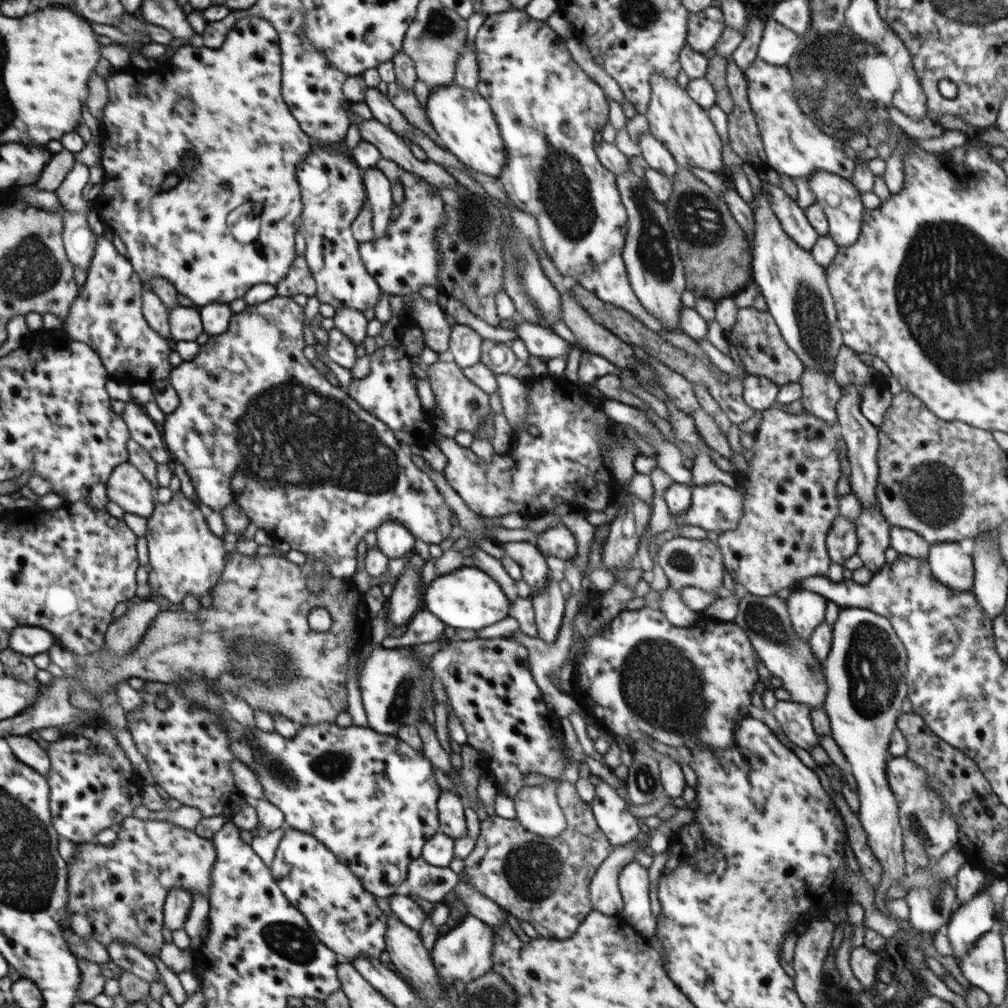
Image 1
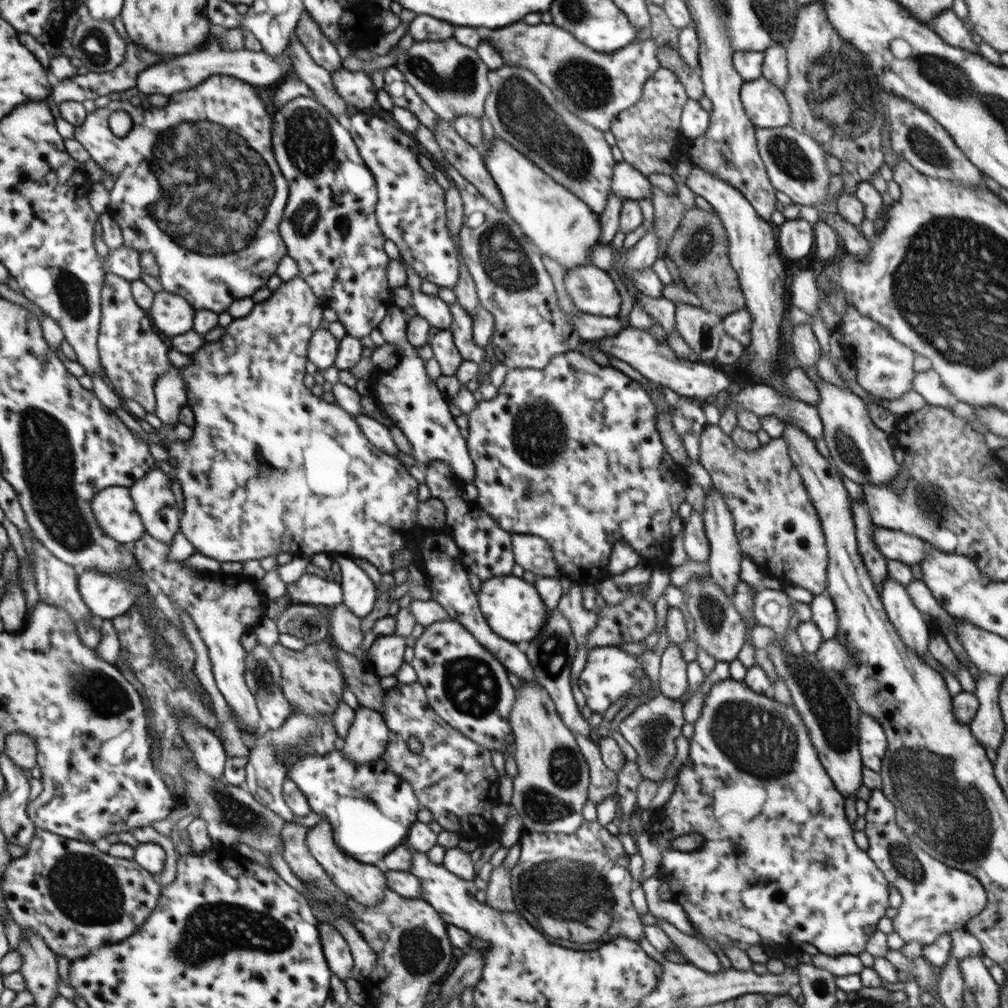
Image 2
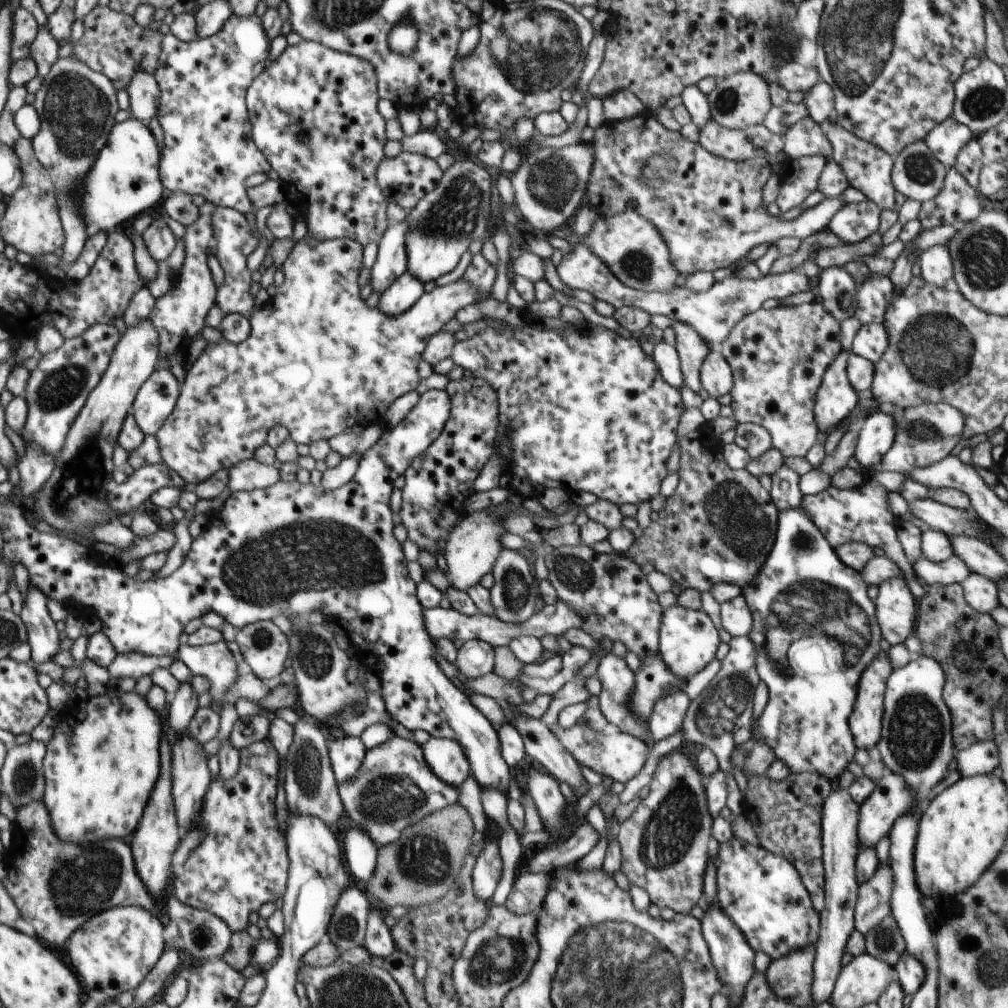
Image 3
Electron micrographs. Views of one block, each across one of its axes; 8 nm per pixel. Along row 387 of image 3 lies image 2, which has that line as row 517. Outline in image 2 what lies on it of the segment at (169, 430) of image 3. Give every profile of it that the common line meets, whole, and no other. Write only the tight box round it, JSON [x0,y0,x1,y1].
[163,275,418,575]

